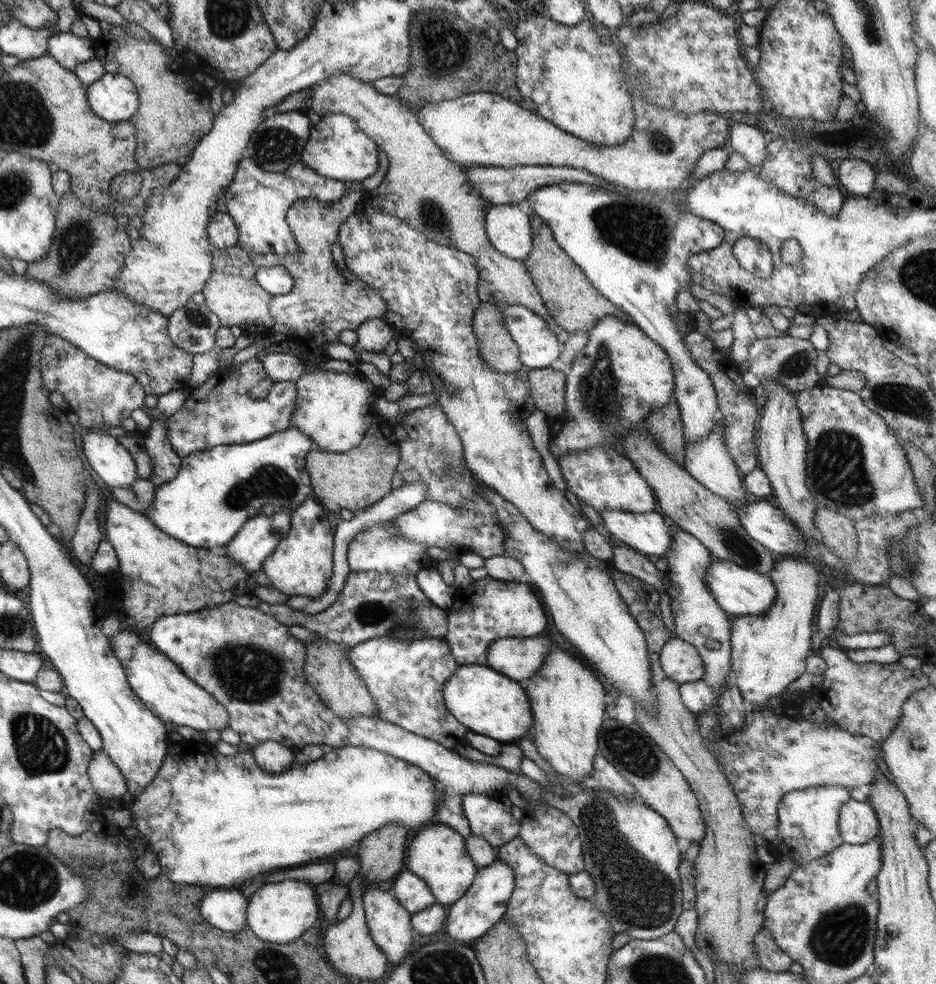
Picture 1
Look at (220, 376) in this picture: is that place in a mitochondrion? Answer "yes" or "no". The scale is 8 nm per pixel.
no

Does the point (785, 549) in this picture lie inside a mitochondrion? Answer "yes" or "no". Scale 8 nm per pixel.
no

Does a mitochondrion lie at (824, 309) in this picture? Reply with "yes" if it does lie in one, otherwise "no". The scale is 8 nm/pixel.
no

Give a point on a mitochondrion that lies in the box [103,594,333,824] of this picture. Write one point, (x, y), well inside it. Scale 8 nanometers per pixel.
(250, 673)

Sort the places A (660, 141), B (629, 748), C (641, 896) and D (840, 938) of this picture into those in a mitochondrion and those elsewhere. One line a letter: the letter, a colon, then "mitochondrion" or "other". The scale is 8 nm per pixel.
A: mitochondrion
B: mitochondrion
C: mitochondrion
D: mitochondrion

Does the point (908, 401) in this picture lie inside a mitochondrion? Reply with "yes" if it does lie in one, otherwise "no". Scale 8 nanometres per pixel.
yes

